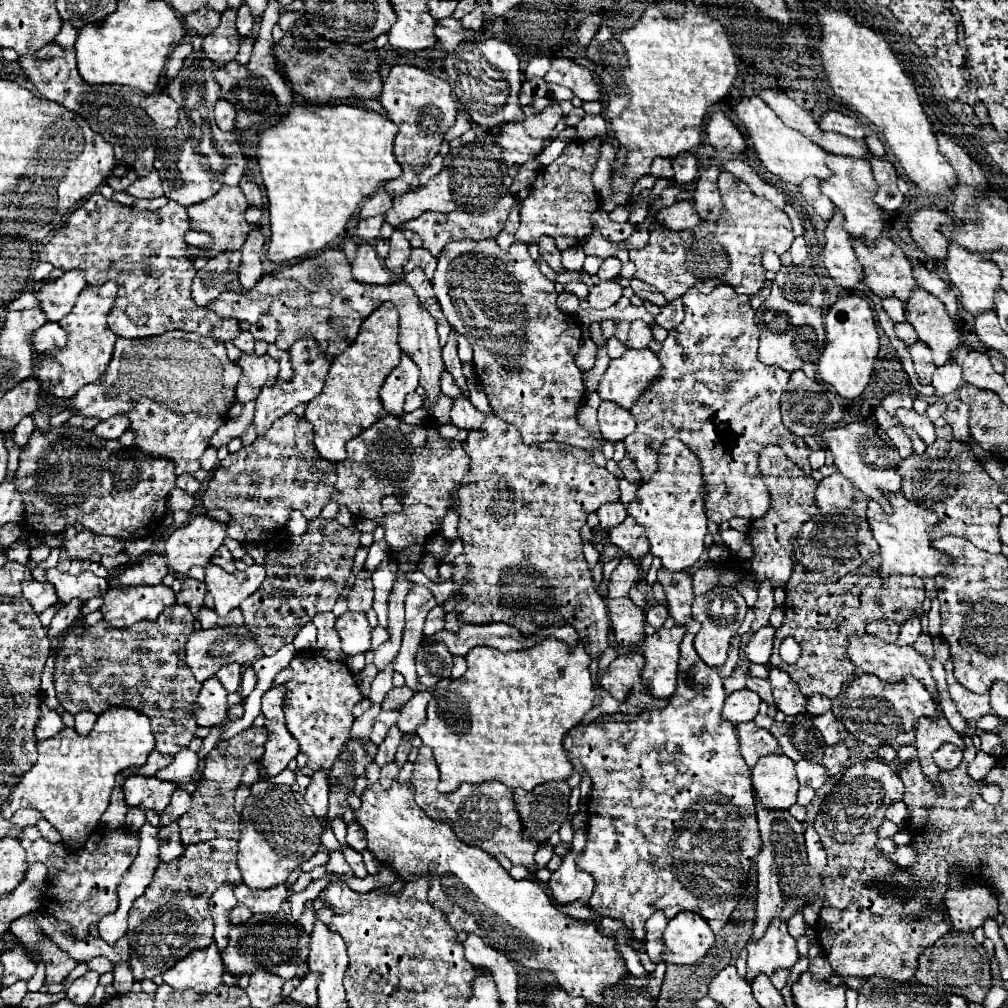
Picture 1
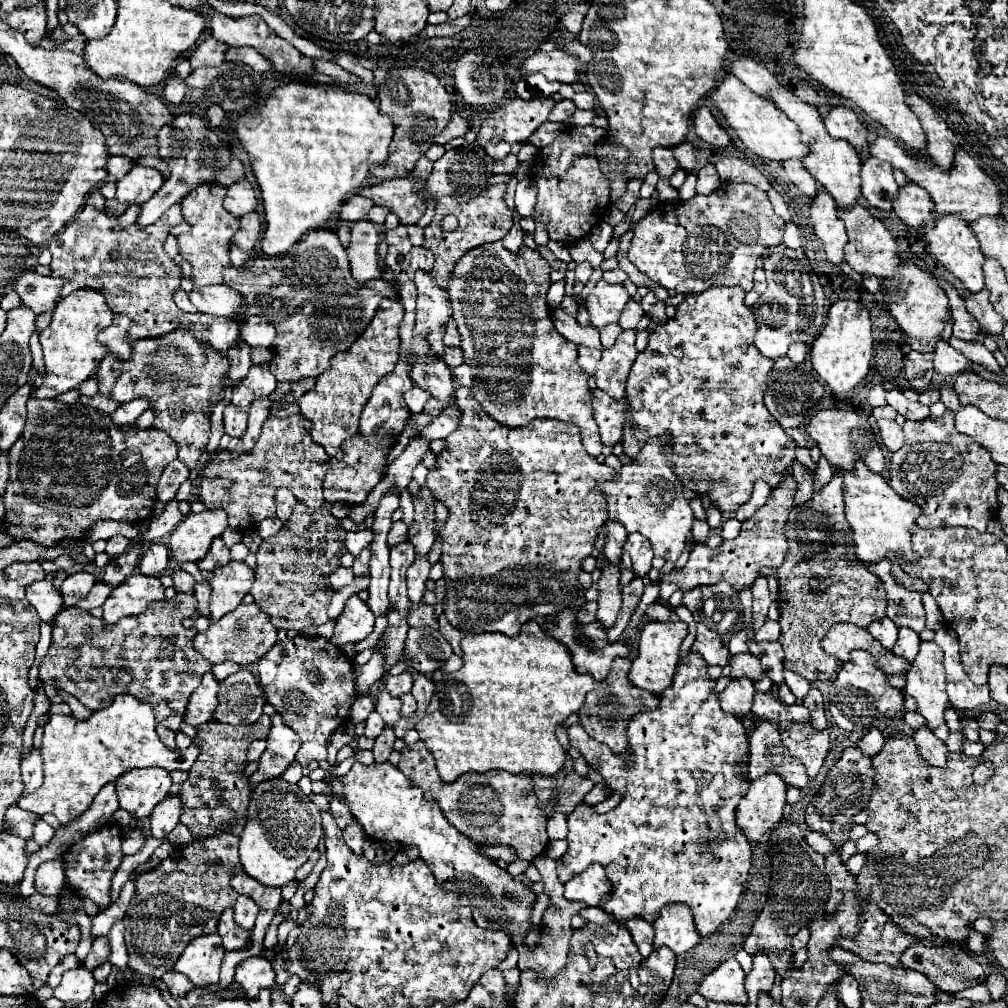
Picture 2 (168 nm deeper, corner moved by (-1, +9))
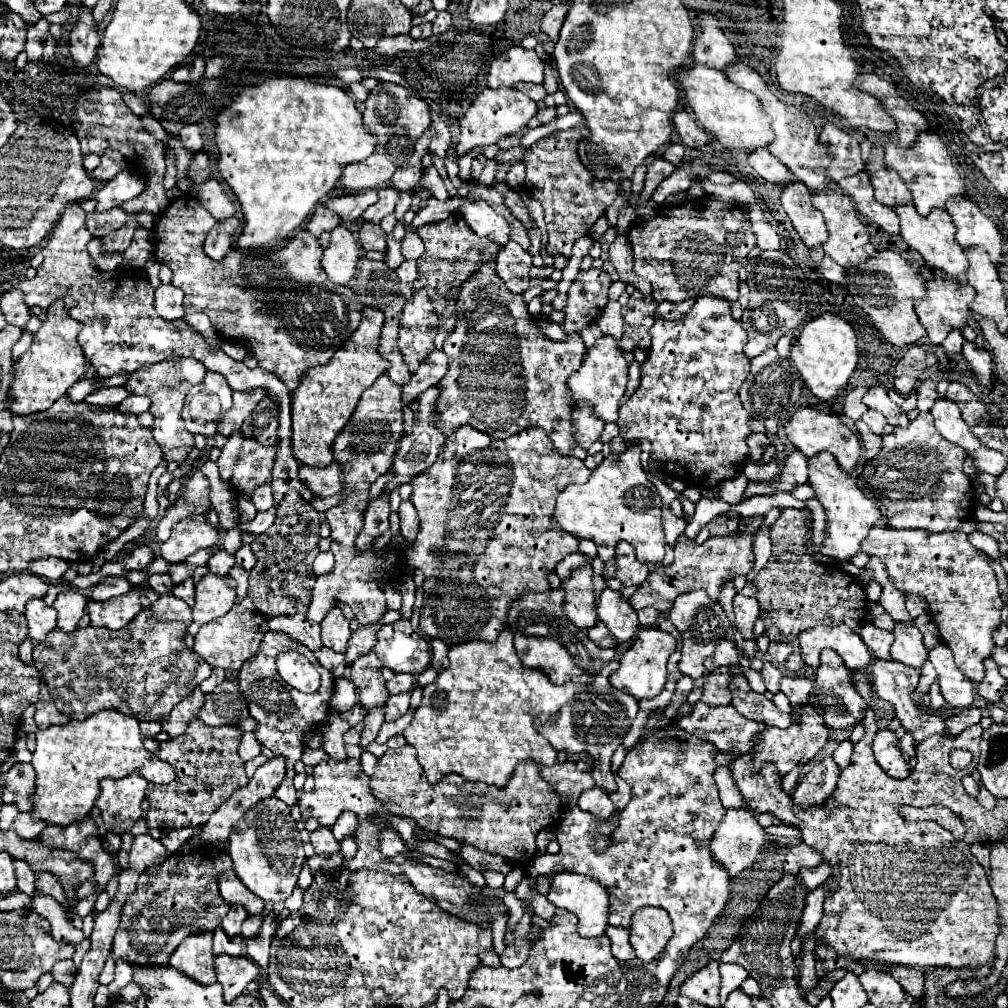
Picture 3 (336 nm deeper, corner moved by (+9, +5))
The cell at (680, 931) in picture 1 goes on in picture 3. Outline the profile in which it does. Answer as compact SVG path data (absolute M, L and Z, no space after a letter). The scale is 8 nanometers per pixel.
M642 907L632 915L630 923L630 945L636 951L636 957L642 961L654 961L670 939L672 923L664 909L660 907Z

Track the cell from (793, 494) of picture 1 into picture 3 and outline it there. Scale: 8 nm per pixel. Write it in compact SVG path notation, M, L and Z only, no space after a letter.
M680 535L674 543L674 561L668 567L654 569L648 579L638 587L638 591L630 597L630 605L634 611L644 607L656 607L658 611L670 611L672 603L678 595L704 589L712 601L718 599L722 583L728 581L730 575L750 573L754 565L752 555L752 539L754 535L730 535L730 537L710 537L704 545L694 543L686 535Z

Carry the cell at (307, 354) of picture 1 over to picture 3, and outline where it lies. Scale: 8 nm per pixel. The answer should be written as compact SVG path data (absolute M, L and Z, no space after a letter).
M236 431L236 433L228 439L228 443L226 443L224 449L222 449L222 455L220 455L218 461L216 461L218 471L220 471L220 479L222 479L224 483L228 483L230 477L232 477L232 471L234 471L236 457L238 457L238 451L240 451L242 441L244 441L244 437L240 435L240 431Z

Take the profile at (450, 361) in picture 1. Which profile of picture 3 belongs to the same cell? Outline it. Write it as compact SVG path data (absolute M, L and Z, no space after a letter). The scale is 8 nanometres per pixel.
M470 425L458 427L458 431L454 431L454 435L448 437L446 443L442 445L436 463L426 473L414 477L412 483L410 483L414 487L414 493L412 493L410 501L414 503L416 511L418 511L418 517L420 517L420 533L418 533L414 545L408 547L404 555L406 555L408 565L418 567L424 573L424 607L420 611L420 629L422 629L422 633L430 639L440 639L450 647L460 645L460 643L468 643L468 641L476 641L476 639L496 641L500 631L506 625L506 609L510 605L510 599L514 599L518 593L522 593L522 589L532 589L532 591L540 591L540 589L546 591L548 589L548 585L540 587L538 575L530 575L530 573L548 573L558 565L560 559L564 559L566 555L570 555L578 549L578 539L566 537L566 533L558 533L556 529L554 529L554 533L550 533L550 529L546 529L546 527L550 527L548 511L554 511L554 501L566 485L586 483L590 473L592 471L584 465L584 461L578 461L574 457L562 457L554 449L554 445L550 445L550 439L546 437L546 433L538 427L528 427L528 429L520 431L518 435L508 437L508 439L490 439L490 437L486 437L486 433L478 433L476 429L470 429Z

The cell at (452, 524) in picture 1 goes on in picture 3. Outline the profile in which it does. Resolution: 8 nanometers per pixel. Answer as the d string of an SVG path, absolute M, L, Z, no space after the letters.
M374 653L360 657L352 665L352 683L358 689L358 699L364 709L372 709L374 705L384 707L384 703L390 695L386 689L382 671L380 671L382 667L384 667L382 661L378 661L378 657L374 657Z

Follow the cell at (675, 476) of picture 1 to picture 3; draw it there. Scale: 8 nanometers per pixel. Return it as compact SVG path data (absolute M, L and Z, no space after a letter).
M628 447L622 453L610 453L604 461L592 471L590 479L582 485L568 485L556 501L556 509L552 513L552 527L562 529L576 539L590 539L596 545L616 547L620 541L628 541L636 549L636 559L642 563L660 563L664 557L664 531L660 521L660 497L656 487L646 479L646 473L640 465L640 447Z

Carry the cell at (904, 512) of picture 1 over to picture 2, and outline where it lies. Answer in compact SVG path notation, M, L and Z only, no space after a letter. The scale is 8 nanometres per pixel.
M856 461L854 473L844 473L844 489L846 489L846 517L854 531L854 551L856 557L864 563L878 563L886 559L890 553L900 555L906 561L918 561L920 555L912 551L912 531L916 527L916 519L922 515L920 505L900 497L884 477L866 469L864 461Z

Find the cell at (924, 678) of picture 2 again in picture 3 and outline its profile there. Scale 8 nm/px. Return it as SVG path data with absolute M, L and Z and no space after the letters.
M900 621L894 625L892 633L896 637L892 643L892 649L890 649L894 661L920 669L924 659L928 657L928 651L922 645L922 633L916 627L900 623Z

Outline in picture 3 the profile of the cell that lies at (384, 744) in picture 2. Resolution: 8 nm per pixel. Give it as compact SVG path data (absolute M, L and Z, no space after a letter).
M374 707L374 709L370 709L366 713L366 717L364 717L364 731L362 731L362 743L360 743L362 749L374 741L374 737L376 737L376 733L378 733L382 723L384 723L384 711L380 707Z

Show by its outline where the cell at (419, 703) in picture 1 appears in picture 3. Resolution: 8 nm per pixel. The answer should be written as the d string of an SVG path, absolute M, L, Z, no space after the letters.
M398 693L398 695L390 695L384 707L386 713L386 721L396 721L398 717L402 717L408 711L410 705L410 693Z

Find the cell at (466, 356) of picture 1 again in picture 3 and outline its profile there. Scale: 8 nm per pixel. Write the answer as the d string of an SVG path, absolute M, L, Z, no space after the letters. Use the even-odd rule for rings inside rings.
M460 215L448 217L446 221L424 225L418 229L418 237L424 241L426 251L416 261L418 263L418 281L414 283L416 289L426 289L432 297L438 313L440 313L440 326L437 332L437 345L442 346L447 335L452 333L456 323L456 299L458 291L474 273L478 273L482 263L494 261L498 255L498 247L490 245L490 241L482 241L468 225L462 221ZM448 331L448 332L447 332Z

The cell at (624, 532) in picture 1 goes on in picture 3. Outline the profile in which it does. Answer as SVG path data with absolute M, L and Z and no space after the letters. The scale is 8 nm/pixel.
M624 545L616 547L616 579L622 581L624 587L632 587L632 585L640 585L646 577L648 577L648 565L636 561L634 551Z

